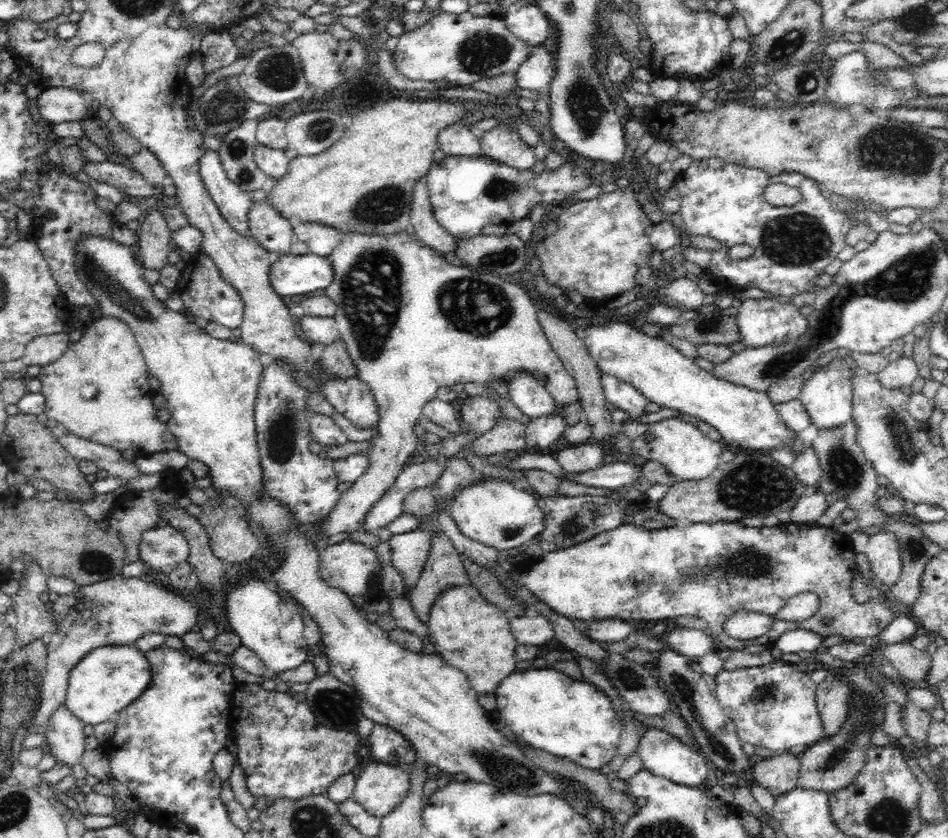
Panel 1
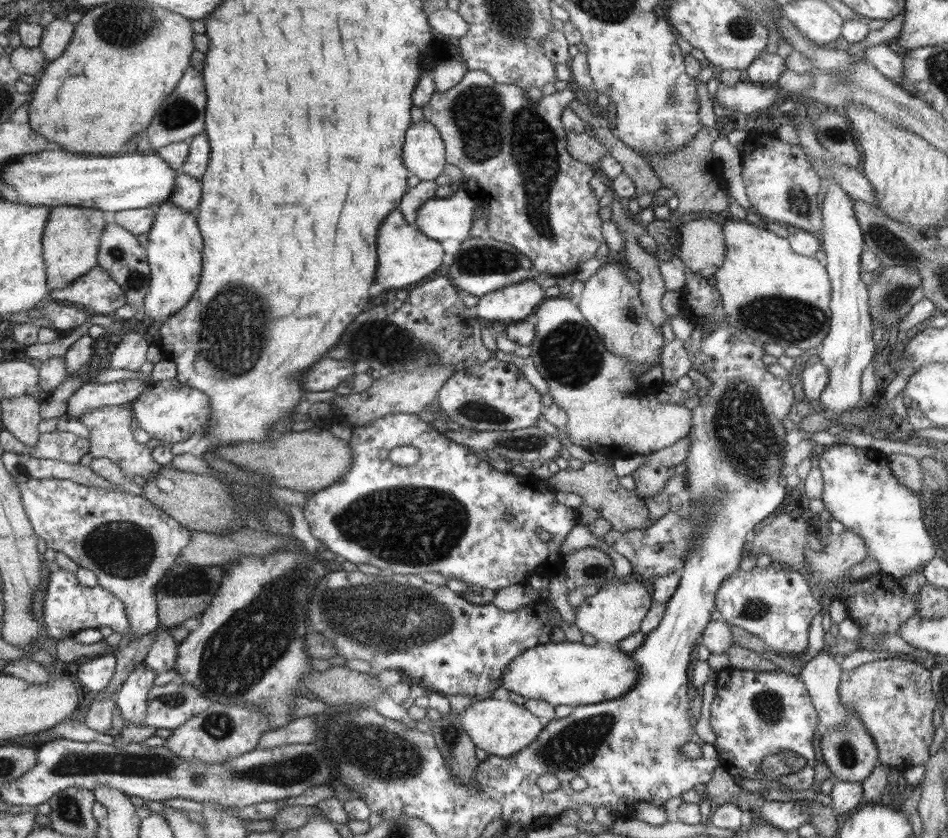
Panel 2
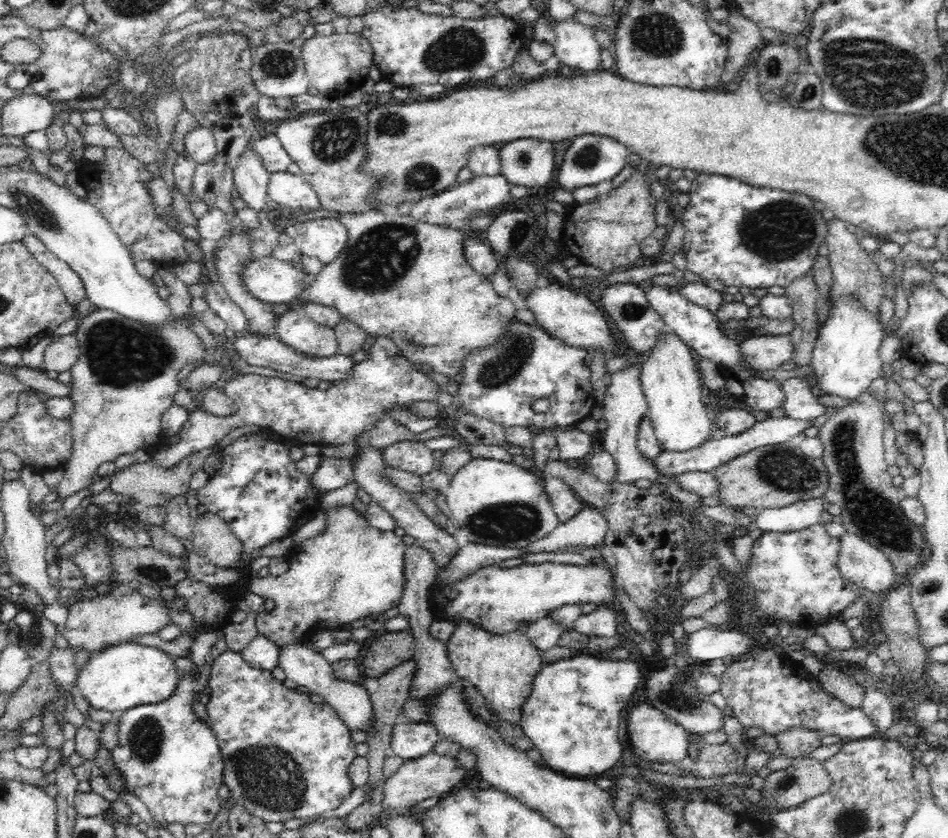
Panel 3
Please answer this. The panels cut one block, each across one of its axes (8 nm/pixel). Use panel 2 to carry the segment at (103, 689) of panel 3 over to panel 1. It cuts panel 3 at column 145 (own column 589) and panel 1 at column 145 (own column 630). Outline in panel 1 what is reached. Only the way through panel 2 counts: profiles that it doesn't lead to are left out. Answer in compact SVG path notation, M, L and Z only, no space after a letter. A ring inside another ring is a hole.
M136 645L99 646L80 659L70 671L66 708L85 725L114 720L121 710L148 690L152 684L151 676L147 655Z

